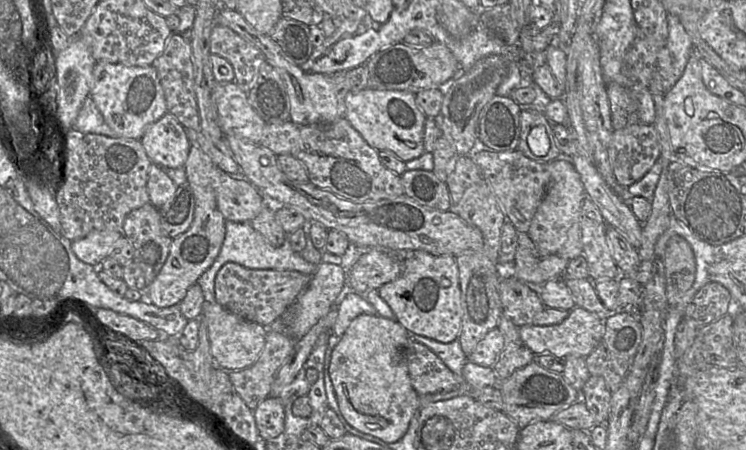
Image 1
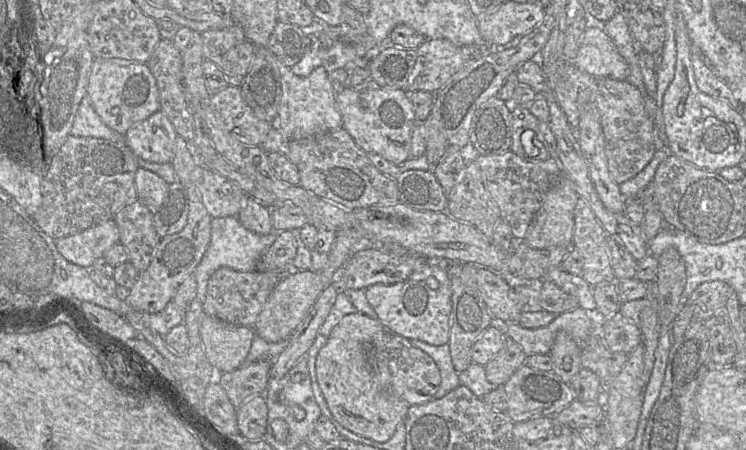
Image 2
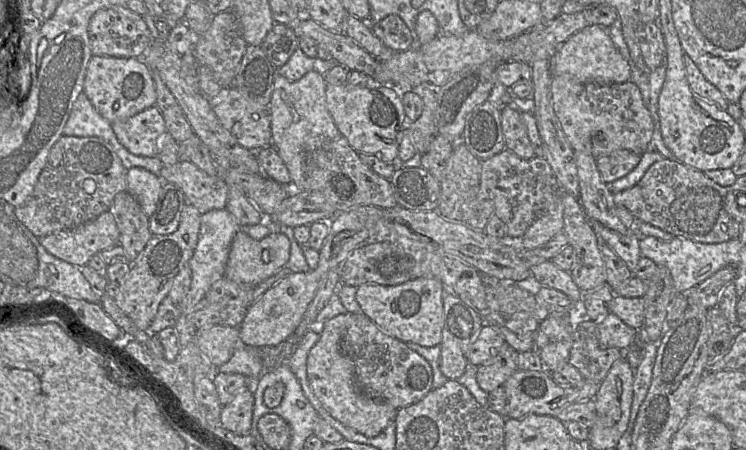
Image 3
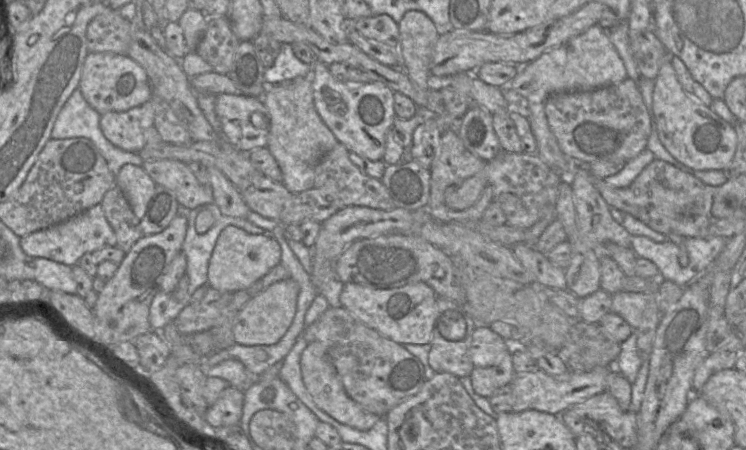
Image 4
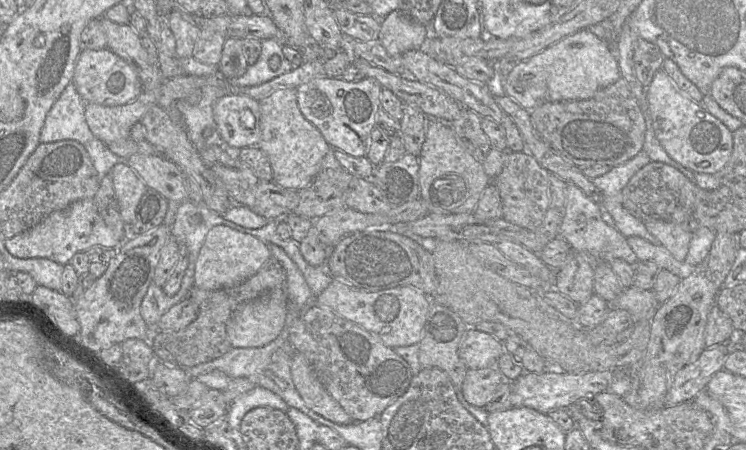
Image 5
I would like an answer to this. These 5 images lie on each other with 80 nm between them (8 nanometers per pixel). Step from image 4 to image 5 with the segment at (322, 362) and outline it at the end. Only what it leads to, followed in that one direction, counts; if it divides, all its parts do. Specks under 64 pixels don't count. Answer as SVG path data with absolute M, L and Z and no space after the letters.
M295 353L292 358L291 377L295 388L297 389L305 404L317 414L337 424L351 424L353 422L361 422L354 421L351 416L342 408L342 406L327 392L319 378L317 377L314 369L311 367L309 361L302 353Z

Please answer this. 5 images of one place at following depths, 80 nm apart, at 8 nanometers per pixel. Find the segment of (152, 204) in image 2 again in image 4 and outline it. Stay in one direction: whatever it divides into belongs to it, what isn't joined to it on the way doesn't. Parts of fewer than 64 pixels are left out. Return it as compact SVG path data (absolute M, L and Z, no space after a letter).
M133 164L122 166L115 180L135 216L141 219L157 186L156 183L141 166Z

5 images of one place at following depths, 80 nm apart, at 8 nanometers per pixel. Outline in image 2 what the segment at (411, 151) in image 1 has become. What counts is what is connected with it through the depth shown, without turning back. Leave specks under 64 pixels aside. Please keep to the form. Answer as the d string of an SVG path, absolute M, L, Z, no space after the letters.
M346 87L335 95L335 101L342 115L342 127L366 153L377 153L397 165L409 159L416 119L405 91L397 88L354 90Z

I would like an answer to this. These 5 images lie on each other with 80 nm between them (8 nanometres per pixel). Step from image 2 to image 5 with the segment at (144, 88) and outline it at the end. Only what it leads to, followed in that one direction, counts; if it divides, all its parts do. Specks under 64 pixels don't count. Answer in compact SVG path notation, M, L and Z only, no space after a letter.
M83 49L78 57L72 84L87 104L120 106L135 100L143 91L136 68L111 50Z

